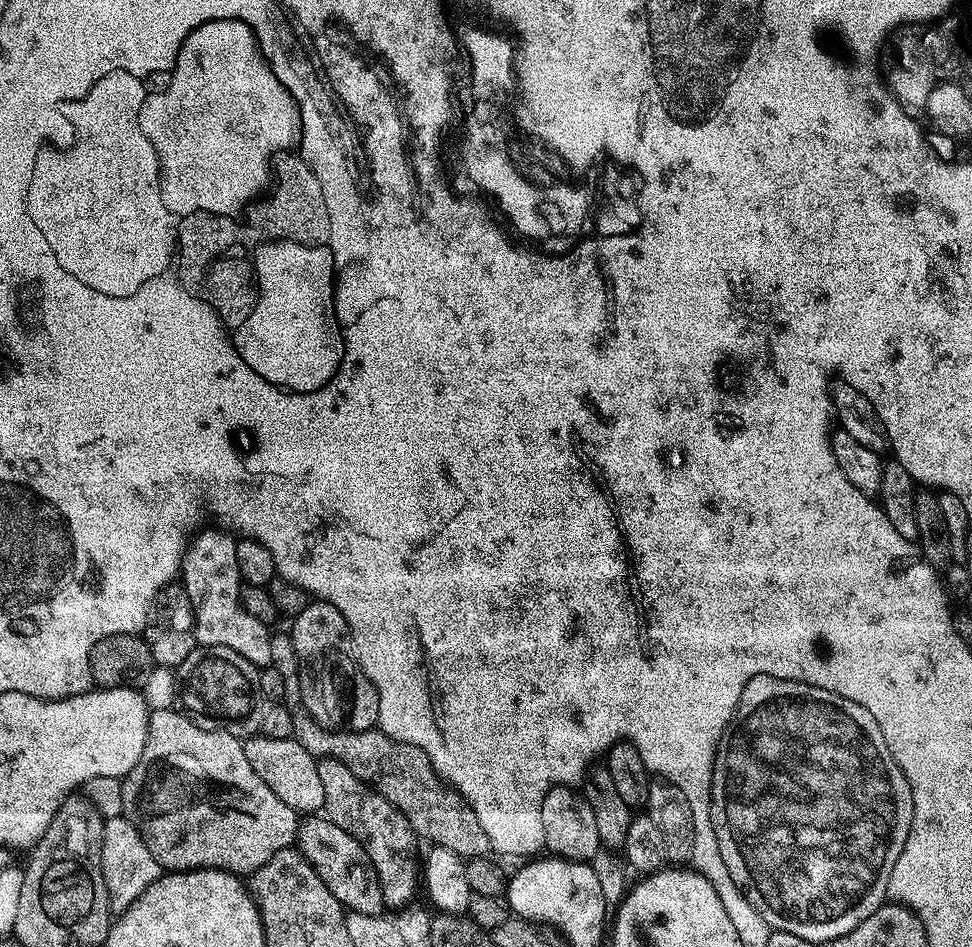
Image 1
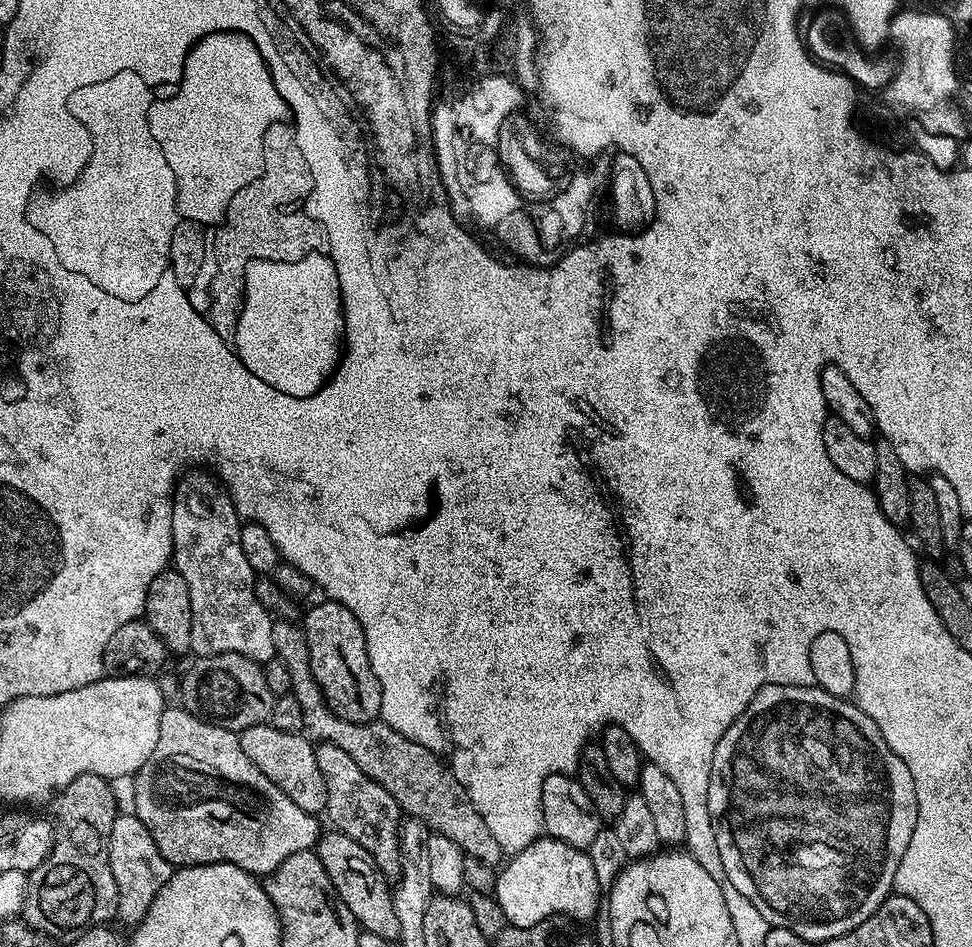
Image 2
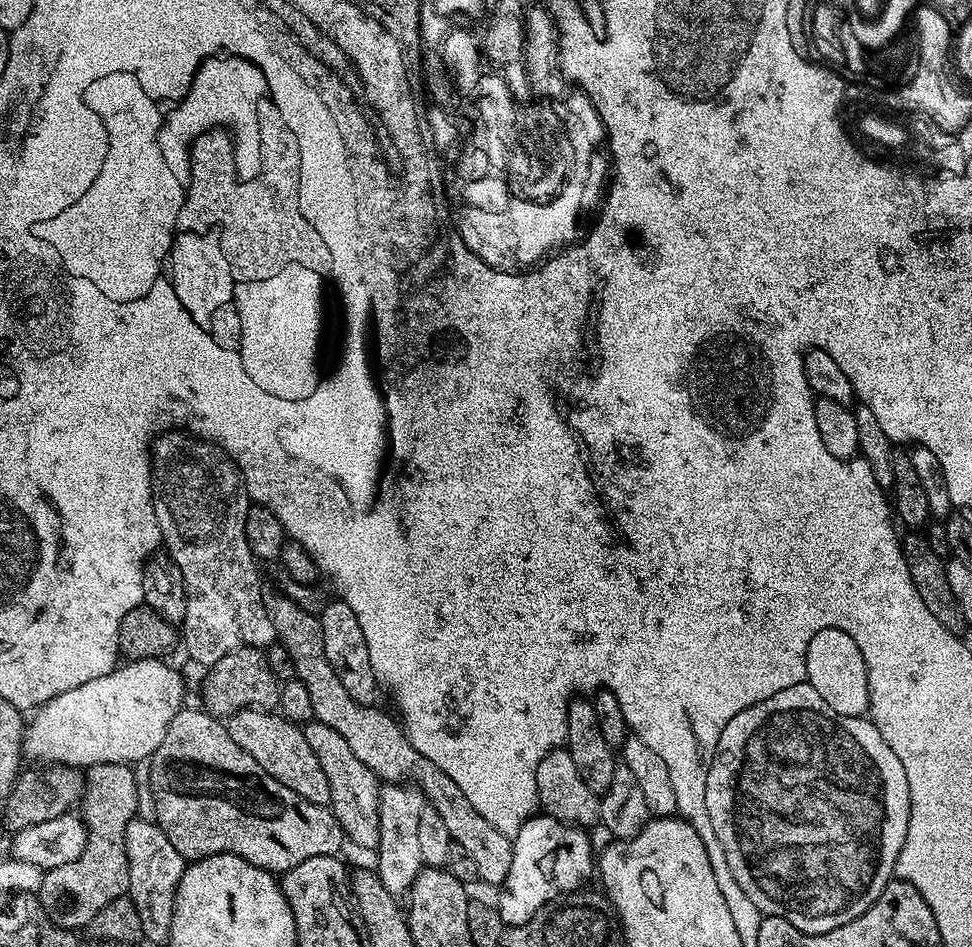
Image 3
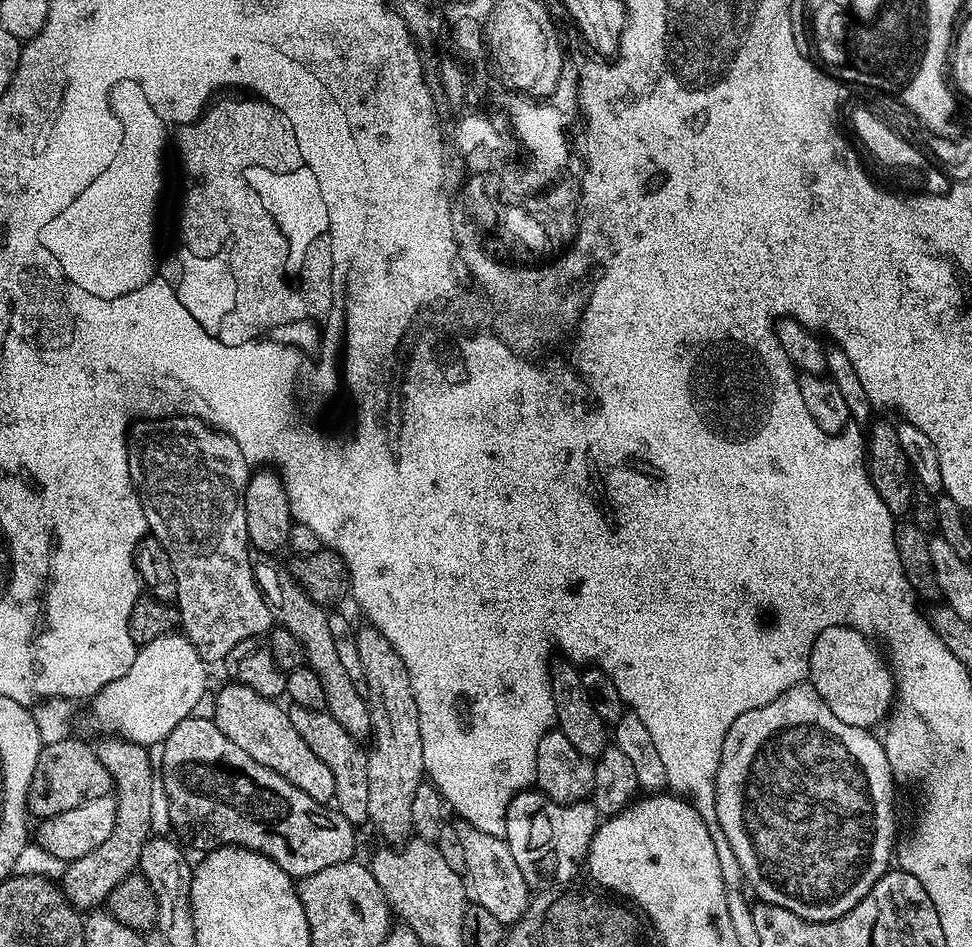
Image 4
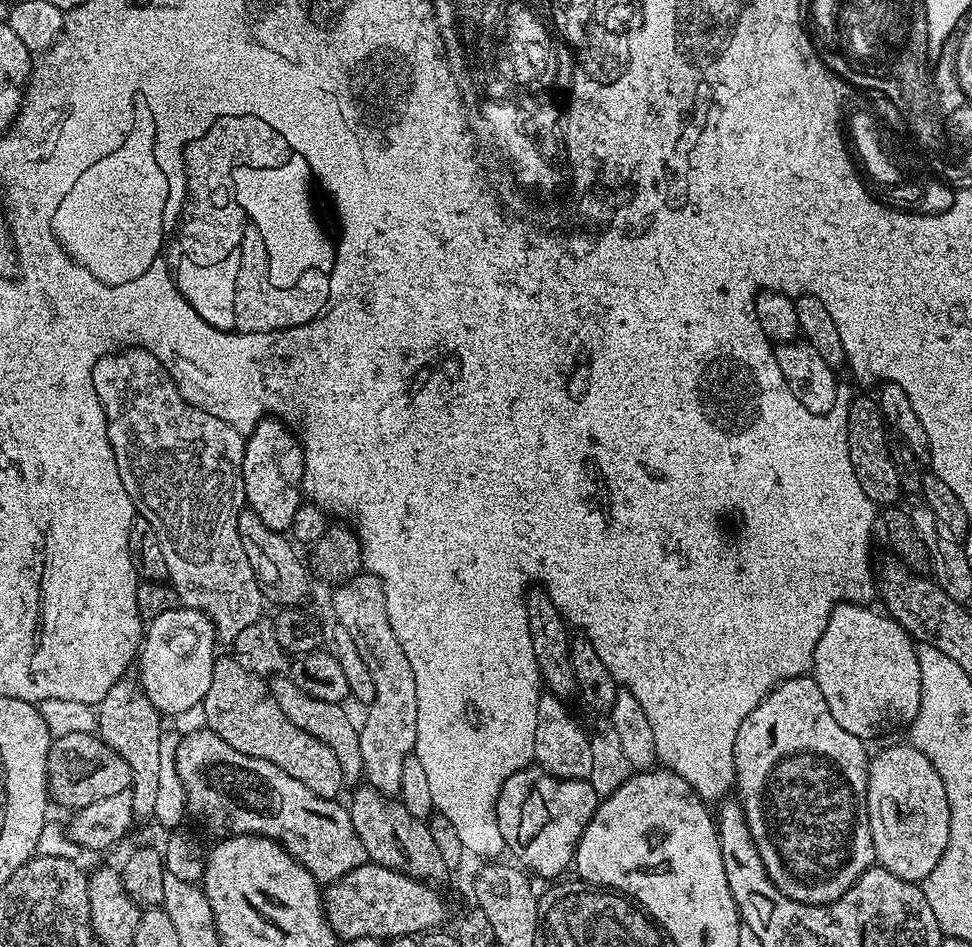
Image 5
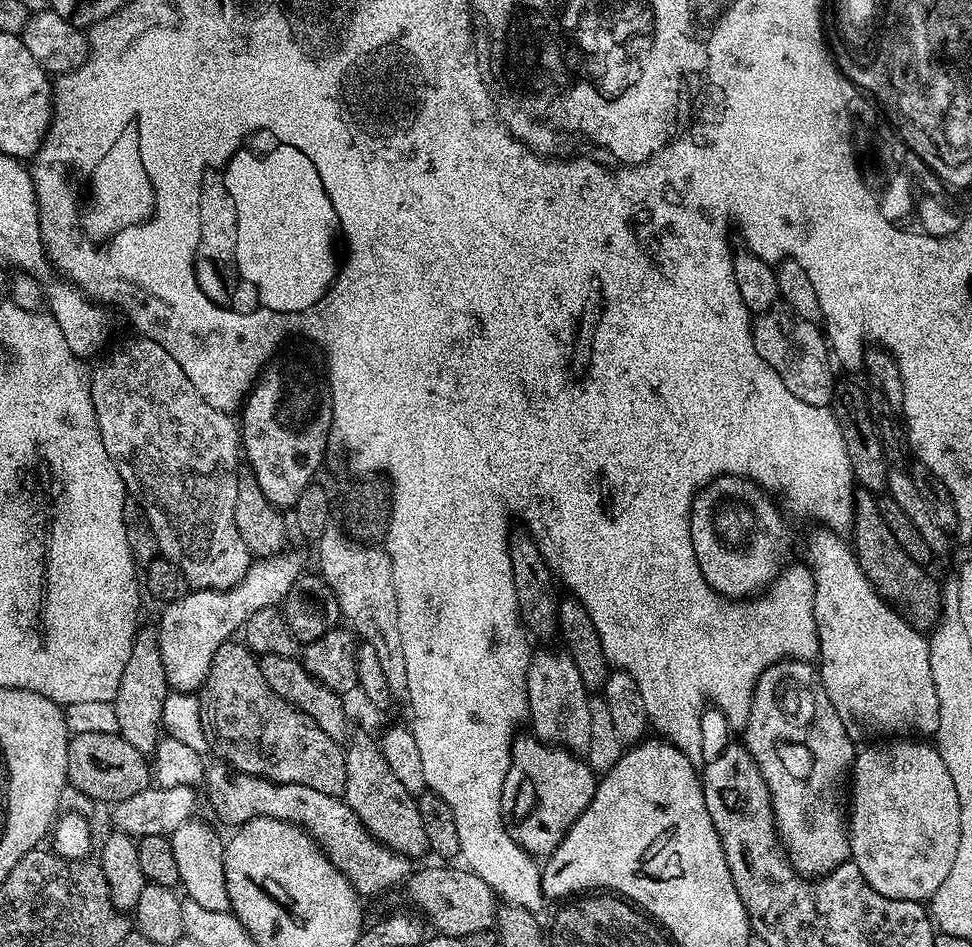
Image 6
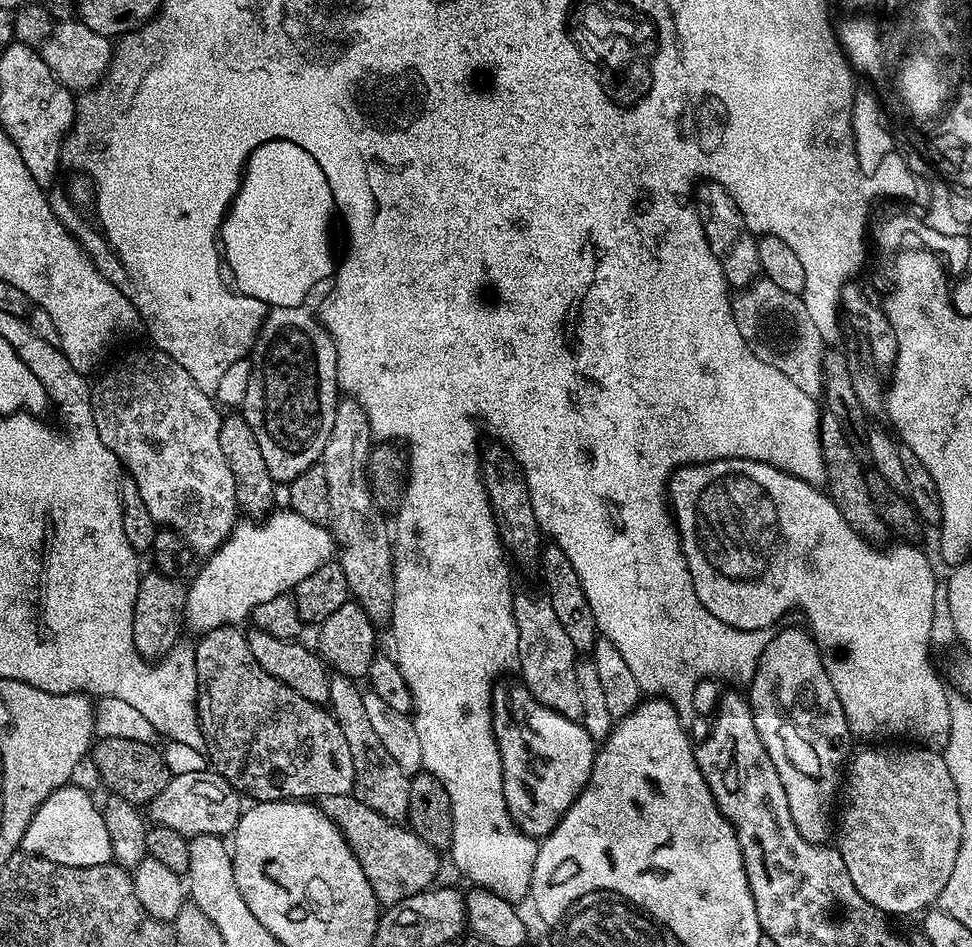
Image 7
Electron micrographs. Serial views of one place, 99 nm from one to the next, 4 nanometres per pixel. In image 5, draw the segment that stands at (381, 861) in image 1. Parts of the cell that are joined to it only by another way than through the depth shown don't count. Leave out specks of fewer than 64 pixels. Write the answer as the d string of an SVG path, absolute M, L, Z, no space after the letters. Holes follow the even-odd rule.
M281 674L268 680L270 694L274 694L274 702L282 706L282 714L298 726L298 730L306 730L306 734L314 734L318 742L326 742L334 758L338 758L338 766L342 766L342 778L345 785L356 786L364 780L364 763L362 762L362 742L357 721L348 717L347 707L334 702L322 702L322 698L310 698L306 690L294 686L291 675Z

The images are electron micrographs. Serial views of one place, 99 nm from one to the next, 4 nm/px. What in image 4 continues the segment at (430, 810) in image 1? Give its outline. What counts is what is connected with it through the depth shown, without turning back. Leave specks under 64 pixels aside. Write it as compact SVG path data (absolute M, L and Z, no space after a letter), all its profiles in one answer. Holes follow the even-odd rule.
M257 555L252 561L252 573L273 621L279 627L290 630L290 634L294 634L294 638L302 642L304 663L310 670L314 670L314 674L318 674L322 690L326 693L326 711L334 718L334 722L342 725L346 734L350 734L355 740L363 741L372 731L368 702L365 693L353 682L350 674L346 674L346 666L342 666L342 661L338 658L325 605L312 601L310 594L299 584L291 571L285 566L283 568L271 555ZM467 822L457 823L455 829L466 853L466 883L471 899L486 906L486 910L505 926L515 924L528 908L530 889L526 878L522 878L522 870L518 870L518 862L514 862L514 854L510 854L507 840L503 836L486 834Z

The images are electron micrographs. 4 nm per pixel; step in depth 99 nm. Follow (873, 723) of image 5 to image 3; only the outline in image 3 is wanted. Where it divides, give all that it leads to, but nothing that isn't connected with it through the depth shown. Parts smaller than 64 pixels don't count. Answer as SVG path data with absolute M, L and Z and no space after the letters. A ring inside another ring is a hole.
M821 630L810 638L810 646L806 650L806 683L814 686L818 694L838 714L847 716L864 716L870 708L868 694L868 671L862 658L862 650L858 650L854 638L842 630Z

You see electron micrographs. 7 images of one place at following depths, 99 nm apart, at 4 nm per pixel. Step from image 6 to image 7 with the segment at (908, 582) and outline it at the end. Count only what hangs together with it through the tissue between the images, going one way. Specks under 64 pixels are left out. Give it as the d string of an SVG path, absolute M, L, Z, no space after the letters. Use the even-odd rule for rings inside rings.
M825 411L820 417L820 449L824 459L824 479L826 491L834 506L838 506L838 514L850 522L850 526L866 540L880 542L886 536L886 529L878 510L874 506L874 498L870 498L868 472L860 465L856 457L853 441L848 439L846 430L842 430L842 422L834 418L834 414Z

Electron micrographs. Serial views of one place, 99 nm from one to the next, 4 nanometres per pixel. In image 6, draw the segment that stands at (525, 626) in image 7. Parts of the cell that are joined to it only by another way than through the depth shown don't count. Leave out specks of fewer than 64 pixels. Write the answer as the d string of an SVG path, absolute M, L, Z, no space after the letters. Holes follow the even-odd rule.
M540 648L531 653L526 674L528 691L527 719L532 720L531 735L543 744L566 748L573 754L587 753L590 746L590 690L578 674L578 666L568 657L567 651L551 652Z

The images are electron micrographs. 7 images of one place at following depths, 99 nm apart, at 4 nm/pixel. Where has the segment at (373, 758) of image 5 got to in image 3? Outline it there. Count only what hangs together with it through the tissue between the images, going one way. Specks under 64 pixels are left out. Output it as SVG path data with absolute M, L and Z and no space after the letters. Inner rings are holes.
M385 783L380 790L380 846L375 853L375 871L380 873L382 886L390 890L390 894L397 898L403 897L412 887L412 883L418 878L420 871L426 867L422 858L422 850L418 839L418 821L422 810L426 807L423 792L415 786L408 784L389 784Z

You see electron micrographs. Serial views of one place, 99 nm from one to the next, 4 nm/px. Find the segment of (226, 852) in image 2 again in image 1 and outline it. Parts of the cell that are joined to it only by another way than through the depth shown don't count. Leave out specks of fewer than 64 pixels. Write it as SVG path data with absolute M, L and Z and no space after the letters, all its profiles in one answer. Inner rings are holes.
M154 708L148 714L148 733L146 734L146 746L142 746L142 758L134 762L132 769L120 780L120 789L122 790L122 815L142 834L142 842L150 846L150 854L159 862L161 869L168 872L197 872L199 868L217 868L223 872L233 872L235 876L241 878L251 877L253 872L264 866L278 850L293 847L298 840L298 813L282 798L274 795L274 790L254 774L254 769L250 767L250 761L246 759L246 750L241 737L231 736L218 730L202 730L193 722L191 716L183 711L171 708Z

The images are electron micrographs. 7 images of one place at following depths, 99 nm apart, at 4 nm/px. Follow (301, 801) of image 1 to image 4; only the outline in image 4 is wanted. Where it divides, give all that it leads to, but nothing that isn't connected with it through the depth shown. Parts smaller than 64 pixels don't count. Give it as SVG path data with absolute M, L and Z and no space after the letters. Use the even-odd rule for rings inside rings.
M228 682L228 685L214 696L216 705L212 719L215 720L218 730L234 742L234 746L239 746L241 750L246 750L254 762L262 762L274 774L282 774L286 782L298 786L302 794L310 794L314 802L331 805L334 801L334 777L330 775L330 769L310 746L298 735L298 730L294 730L290 723L287 711L279 708L277 701L270 696L263 696L250 686Z

